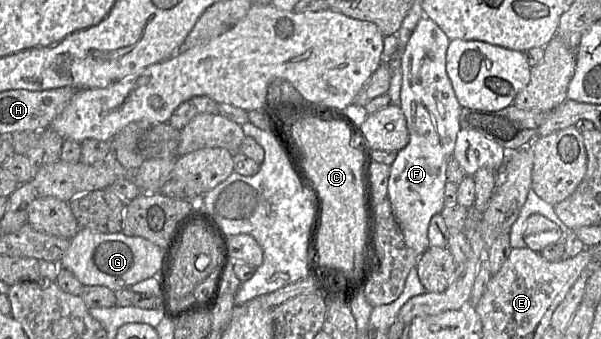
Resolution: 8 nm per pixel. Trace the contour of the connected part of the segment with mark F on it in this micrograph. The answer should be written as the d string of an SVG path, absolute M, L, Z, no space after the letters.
M423 16L402 54L401 105L409 132L409 142L390 166L388 195L392 211L407 246L424 254L429 246L431 218L444 209L446 169L453 157L460 125L461 105L446 72L450 39L430 18Z

